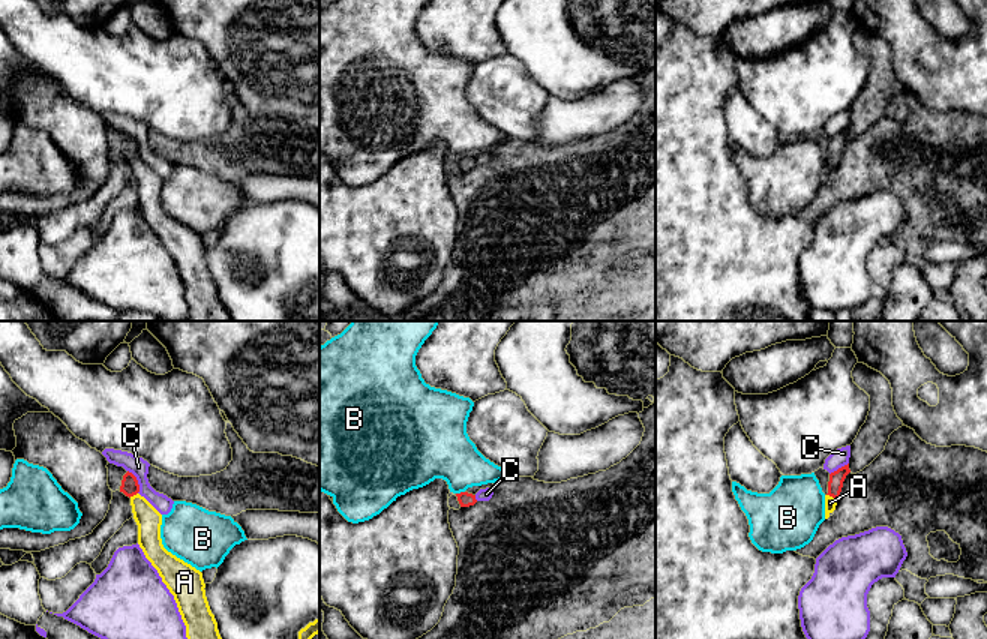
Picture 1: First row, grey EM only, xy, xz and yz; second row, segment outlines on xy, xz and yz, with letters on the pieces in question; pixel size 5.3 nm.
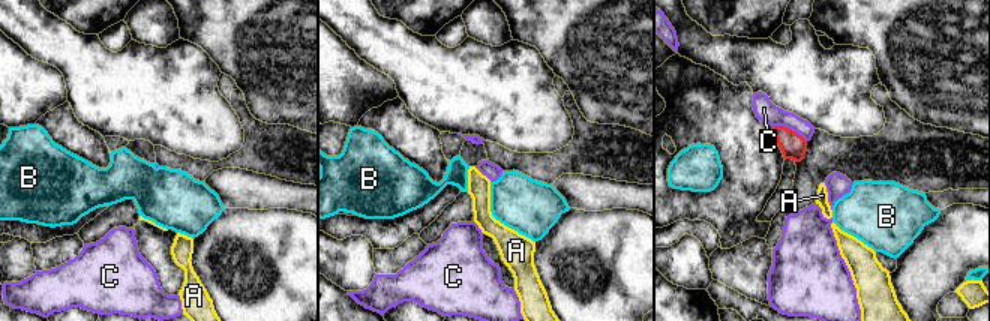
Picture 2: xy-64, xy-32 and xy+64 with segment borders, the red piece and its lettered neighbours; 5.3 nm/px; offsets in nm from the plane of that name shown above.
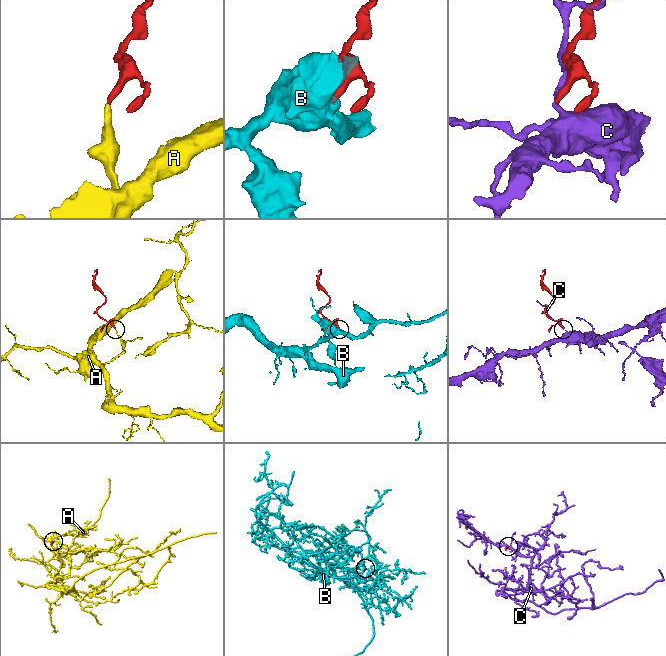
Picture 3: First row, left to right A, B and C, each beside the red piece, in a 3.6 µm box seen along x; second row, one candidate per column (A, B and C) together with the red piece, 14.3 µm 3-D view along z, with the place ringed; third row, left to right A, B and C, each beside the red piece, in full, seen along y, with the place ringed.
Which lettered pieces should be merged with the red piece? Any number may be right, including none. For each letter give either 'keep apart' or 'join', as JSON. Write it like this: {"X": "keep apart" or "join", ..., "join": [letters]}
{"A": "join", "B": "keep apart", "C": "keep apart", "join": ["A"]}

